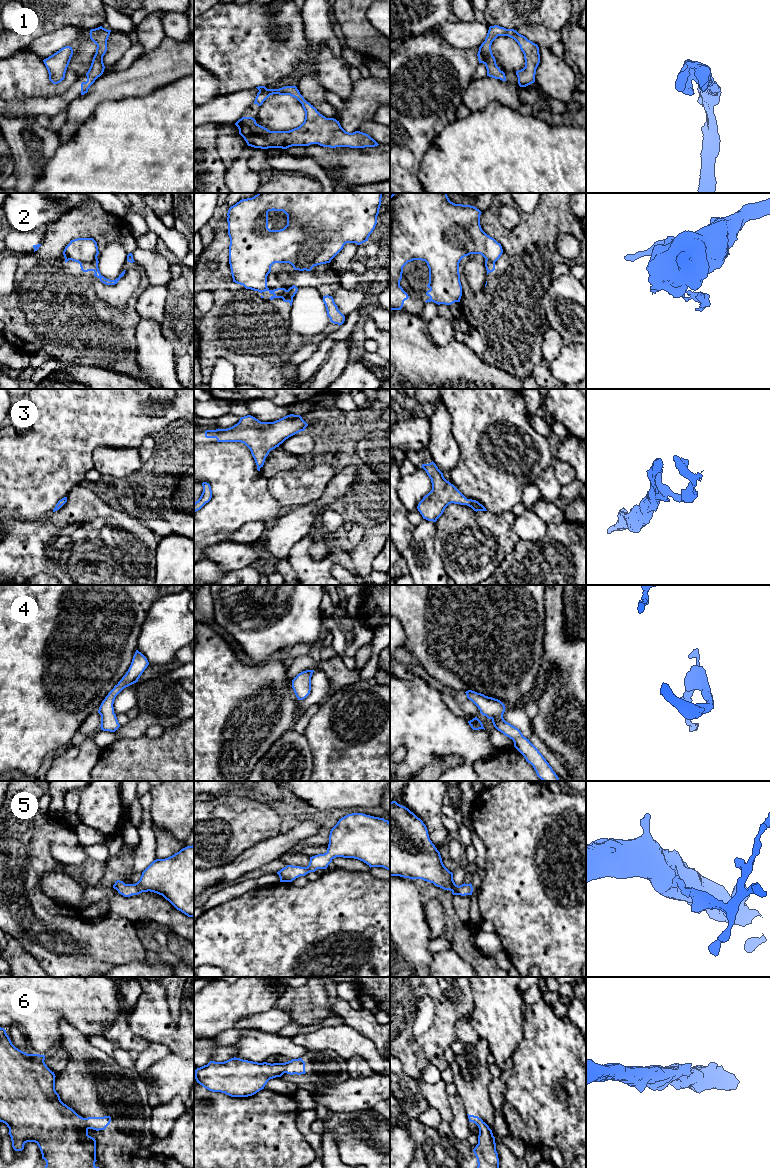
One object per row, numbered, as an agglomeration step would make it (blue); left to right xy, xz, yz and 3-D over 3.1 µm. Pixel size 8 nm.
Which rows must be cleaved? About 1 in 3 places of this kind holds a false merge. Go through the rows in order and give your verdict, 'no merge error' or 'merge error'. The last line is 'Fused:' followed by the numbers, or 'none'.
1: no merge error
2: merge error
3: no merge error
4: no merge error
5: no merge error
6: merge error
Fused: 2, 6

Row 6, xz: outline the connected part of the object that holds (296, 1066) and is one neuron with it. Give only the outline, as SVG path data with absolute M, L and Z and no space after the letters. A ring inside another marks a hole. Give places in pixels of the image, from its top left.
M302 1058L292 1059L291 1061L279 1064L283 1065L285 1068L285 1073L290 1075L293 1074L301 1075L306 1073L305 1062L302 1060Z

